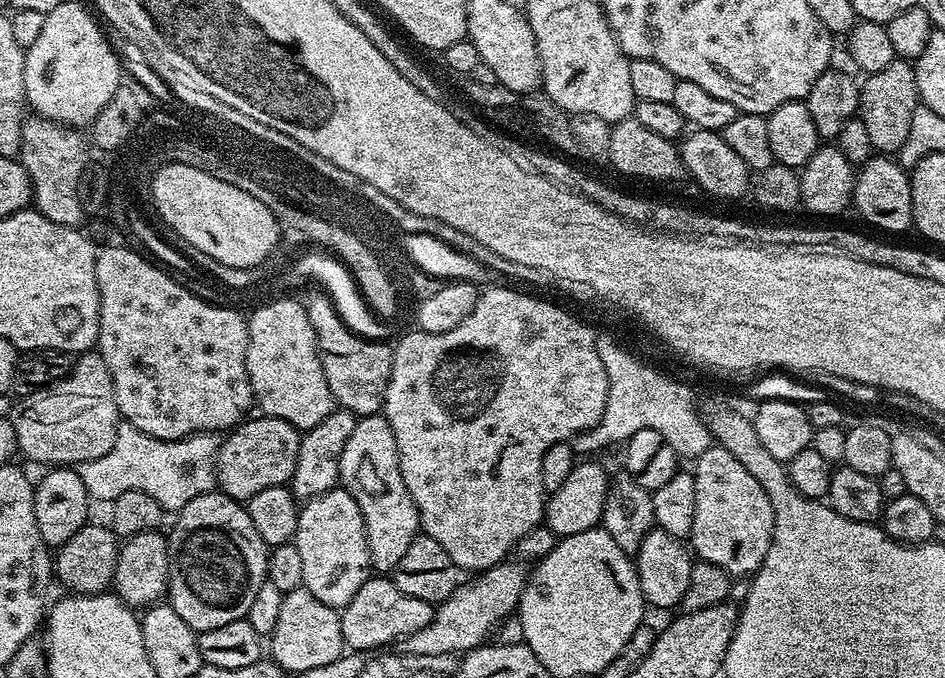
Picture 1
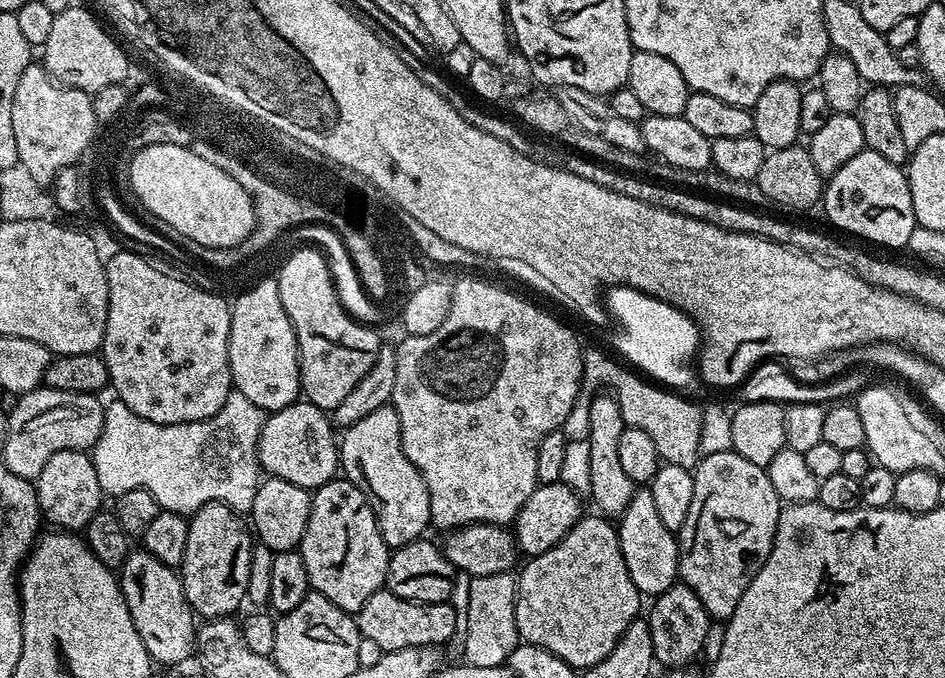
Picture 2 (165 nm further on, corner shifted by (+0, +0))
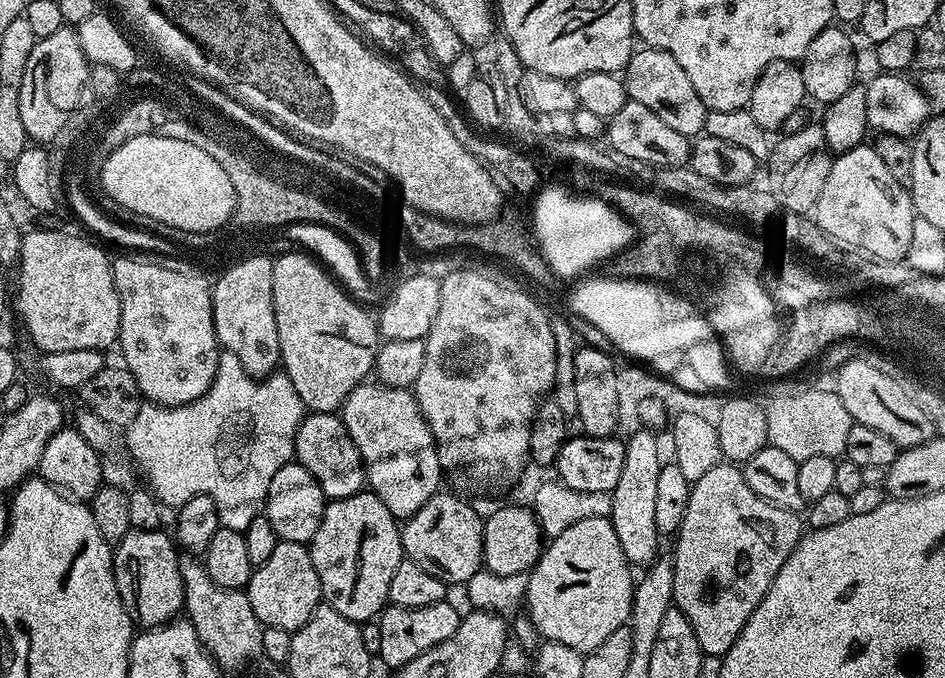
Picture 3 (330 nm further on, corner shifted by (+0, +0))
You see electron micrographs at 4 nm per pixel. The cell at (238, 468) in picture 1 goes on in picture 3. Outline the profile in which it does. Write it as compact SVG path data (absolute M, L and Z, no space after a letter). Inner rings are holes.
M308 412L296 429L295 463L300 464L322 486L328 500L350 498L365 491L364 463L346 430L343 419L336 412Z

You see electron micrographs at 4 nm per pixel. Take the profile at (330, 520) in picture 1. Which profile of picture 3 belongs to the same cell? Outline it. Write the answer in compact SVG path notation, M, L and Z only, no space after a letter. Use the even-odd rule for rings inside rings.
M371 490L354 494L350 498L328 500L324 506L322 522L310 542L314 570L318 570L318 582L323 603L338 610L342 618L357 622L372 622L379 617L388 604L390 578L398 570L400 561L405 559L404 547L400 541L401 525L395 516L382 506L382 502Z

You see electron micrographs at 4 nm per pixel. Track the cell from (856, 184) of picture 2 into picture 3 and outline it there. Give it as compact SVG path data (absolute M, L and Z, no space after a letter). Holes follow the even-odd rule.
M872 146L841 152L833 159L826 186L822 186L814 209L816 224L830 238L850 246L862 246L862 250L870 250L878 258L901 261L910 250L910 233L914 231L916 218L911 191L892 177Z

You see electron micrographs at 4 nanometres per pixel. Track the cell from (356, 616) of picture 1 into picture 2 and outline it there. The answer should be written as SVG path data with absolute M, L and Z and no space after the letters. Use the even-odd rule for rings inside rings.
M381 590L370 594L370 598L355 613L356 625L360 628L361 637L370 642L375 642L377 646L382 646L385 652L397 652L407 648L426 648L429 646L447 645L451 641L455 630L455 614L448 602L442 604L419 604L413 600L403 600L398 598L398 594L387 590Z

